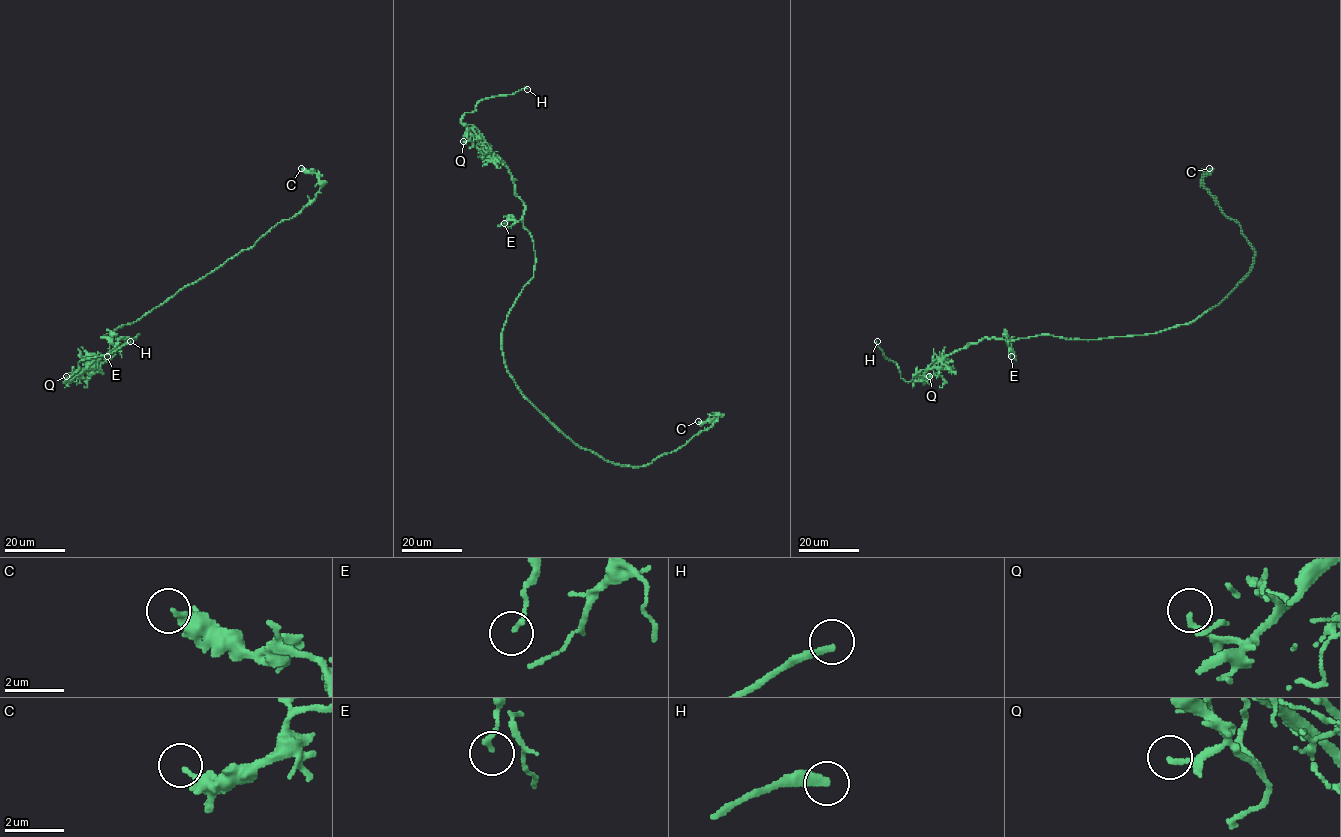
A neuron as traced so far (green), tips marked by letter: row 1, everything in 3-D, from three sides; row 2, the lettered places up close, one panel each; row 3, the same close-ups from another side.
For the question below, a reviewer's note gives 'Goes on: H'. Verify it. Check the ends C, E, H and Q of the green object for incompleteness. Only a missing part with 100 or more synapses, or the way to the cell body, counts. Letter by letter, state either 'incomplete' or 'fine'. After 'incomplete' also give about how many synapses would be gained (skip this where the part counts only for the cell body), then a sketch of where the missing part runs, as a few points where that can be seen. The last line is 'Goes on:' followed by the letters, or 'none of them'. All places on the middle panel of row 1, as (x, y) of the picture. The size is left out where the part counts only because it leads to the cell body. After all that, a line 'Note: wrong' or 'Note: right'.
C: fine
E: fine
H: incomplete | (527, 89), (545, 90), (574, 83), (576, 79)
Q: fine
Goes on: H
Note: right

